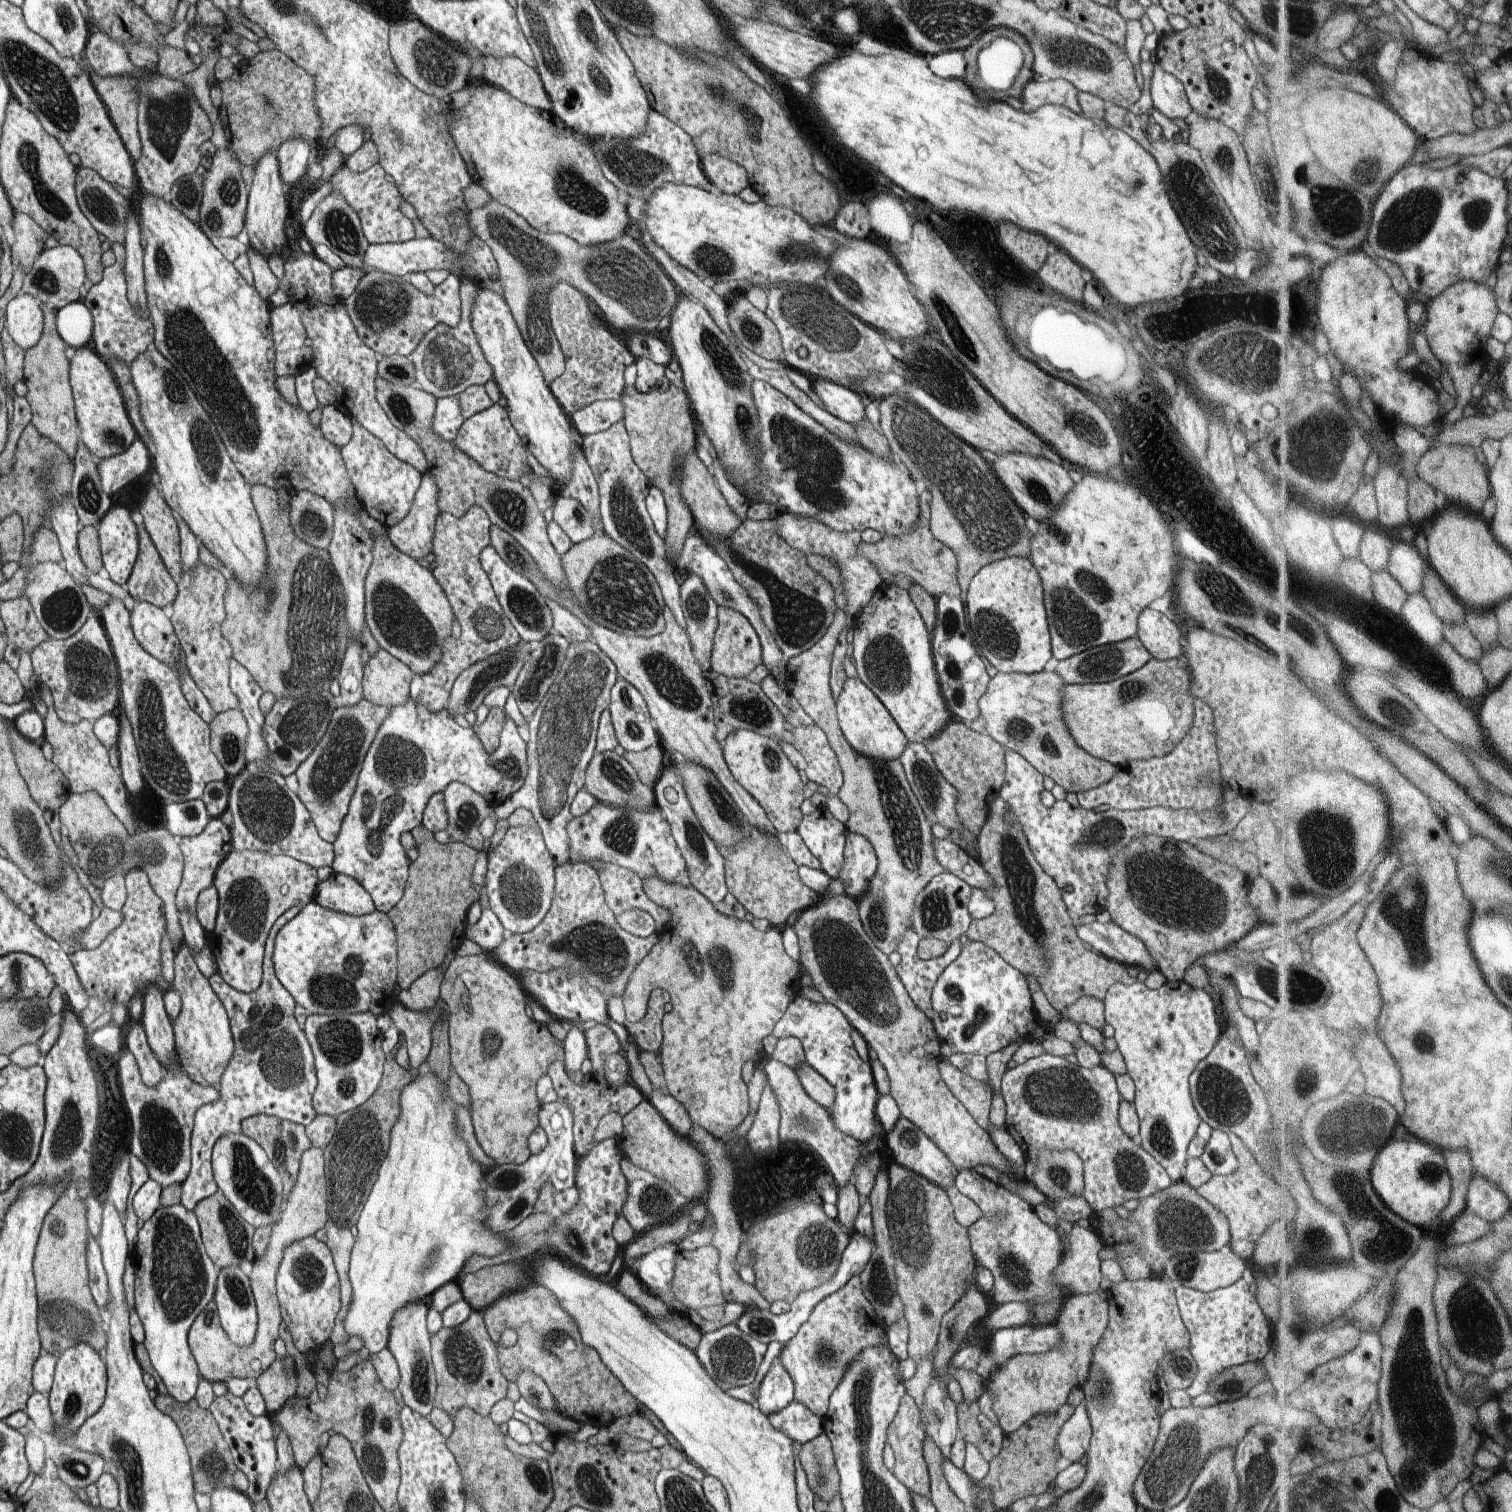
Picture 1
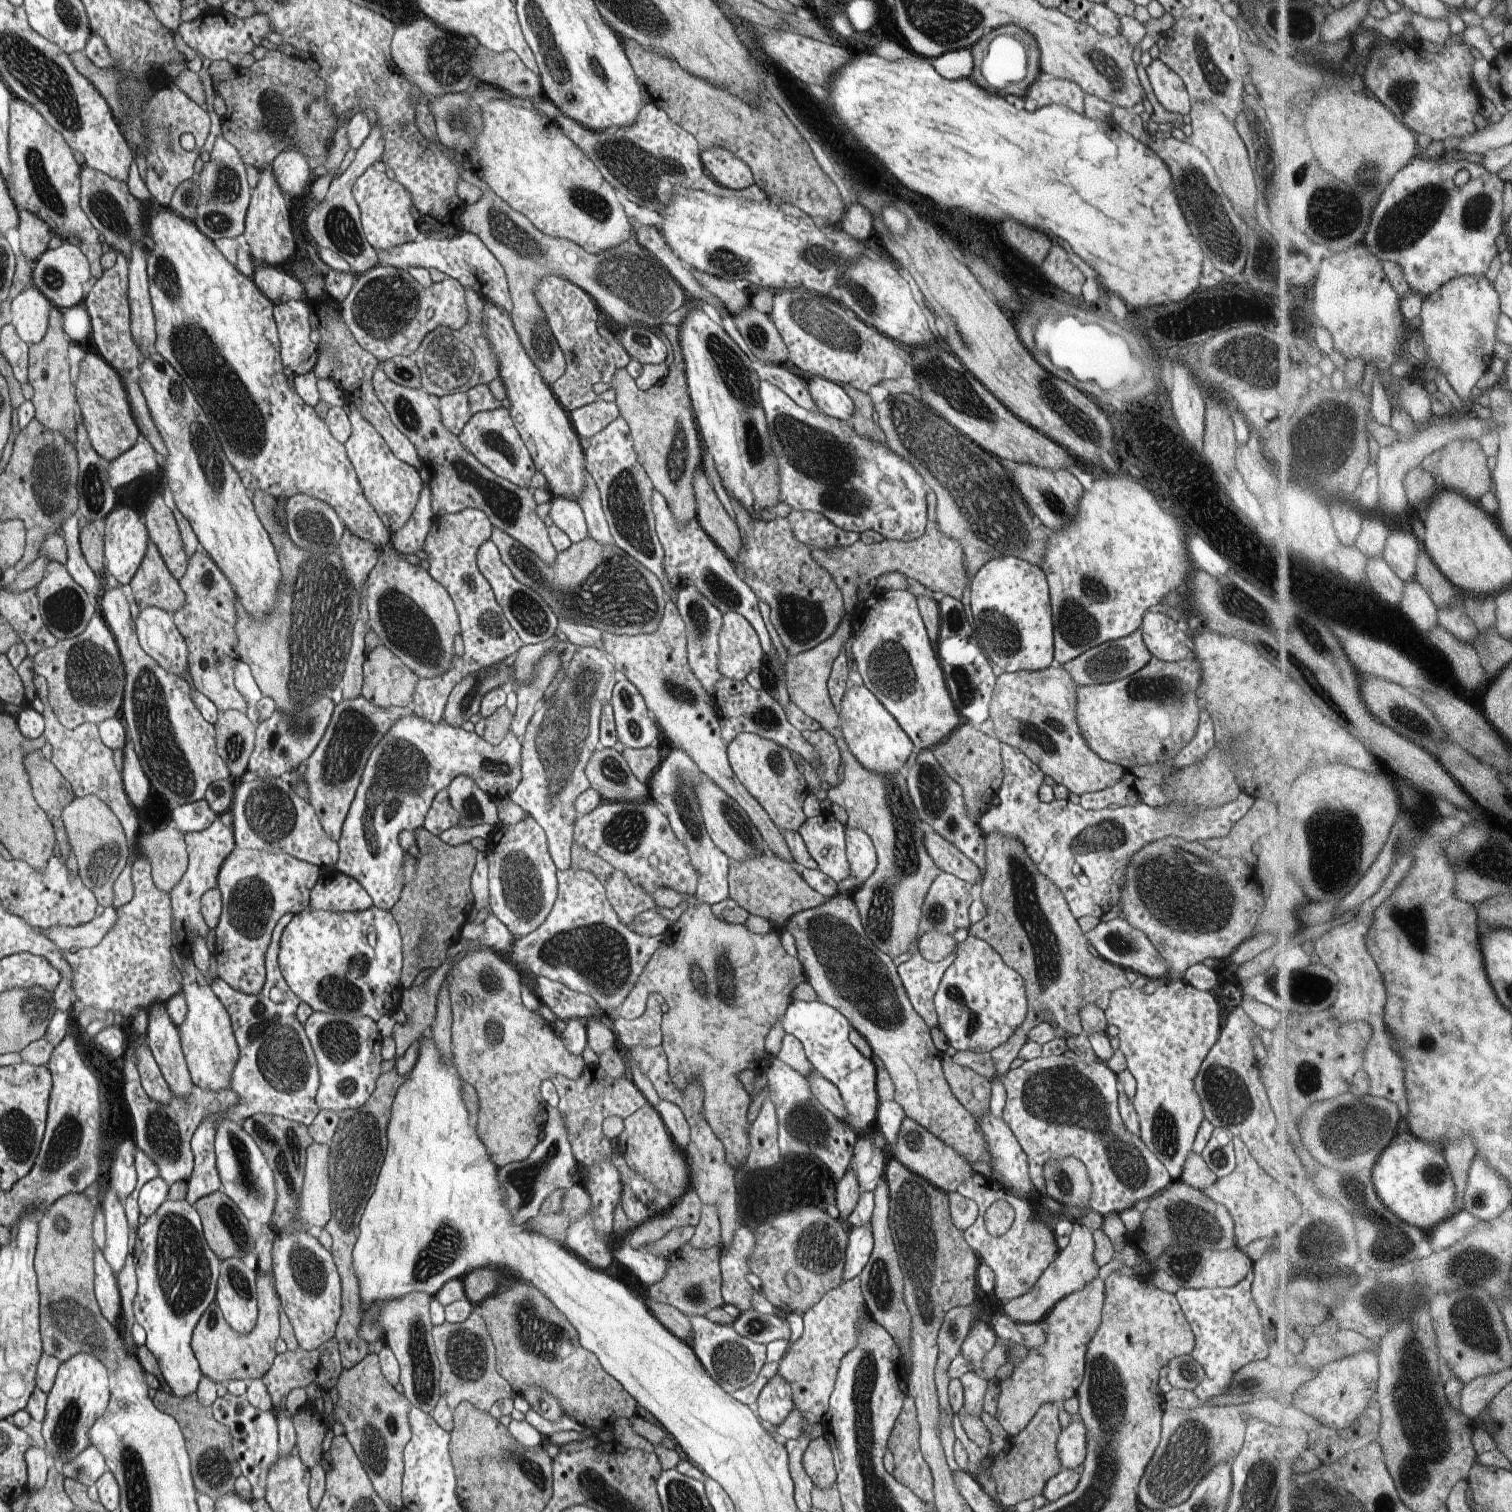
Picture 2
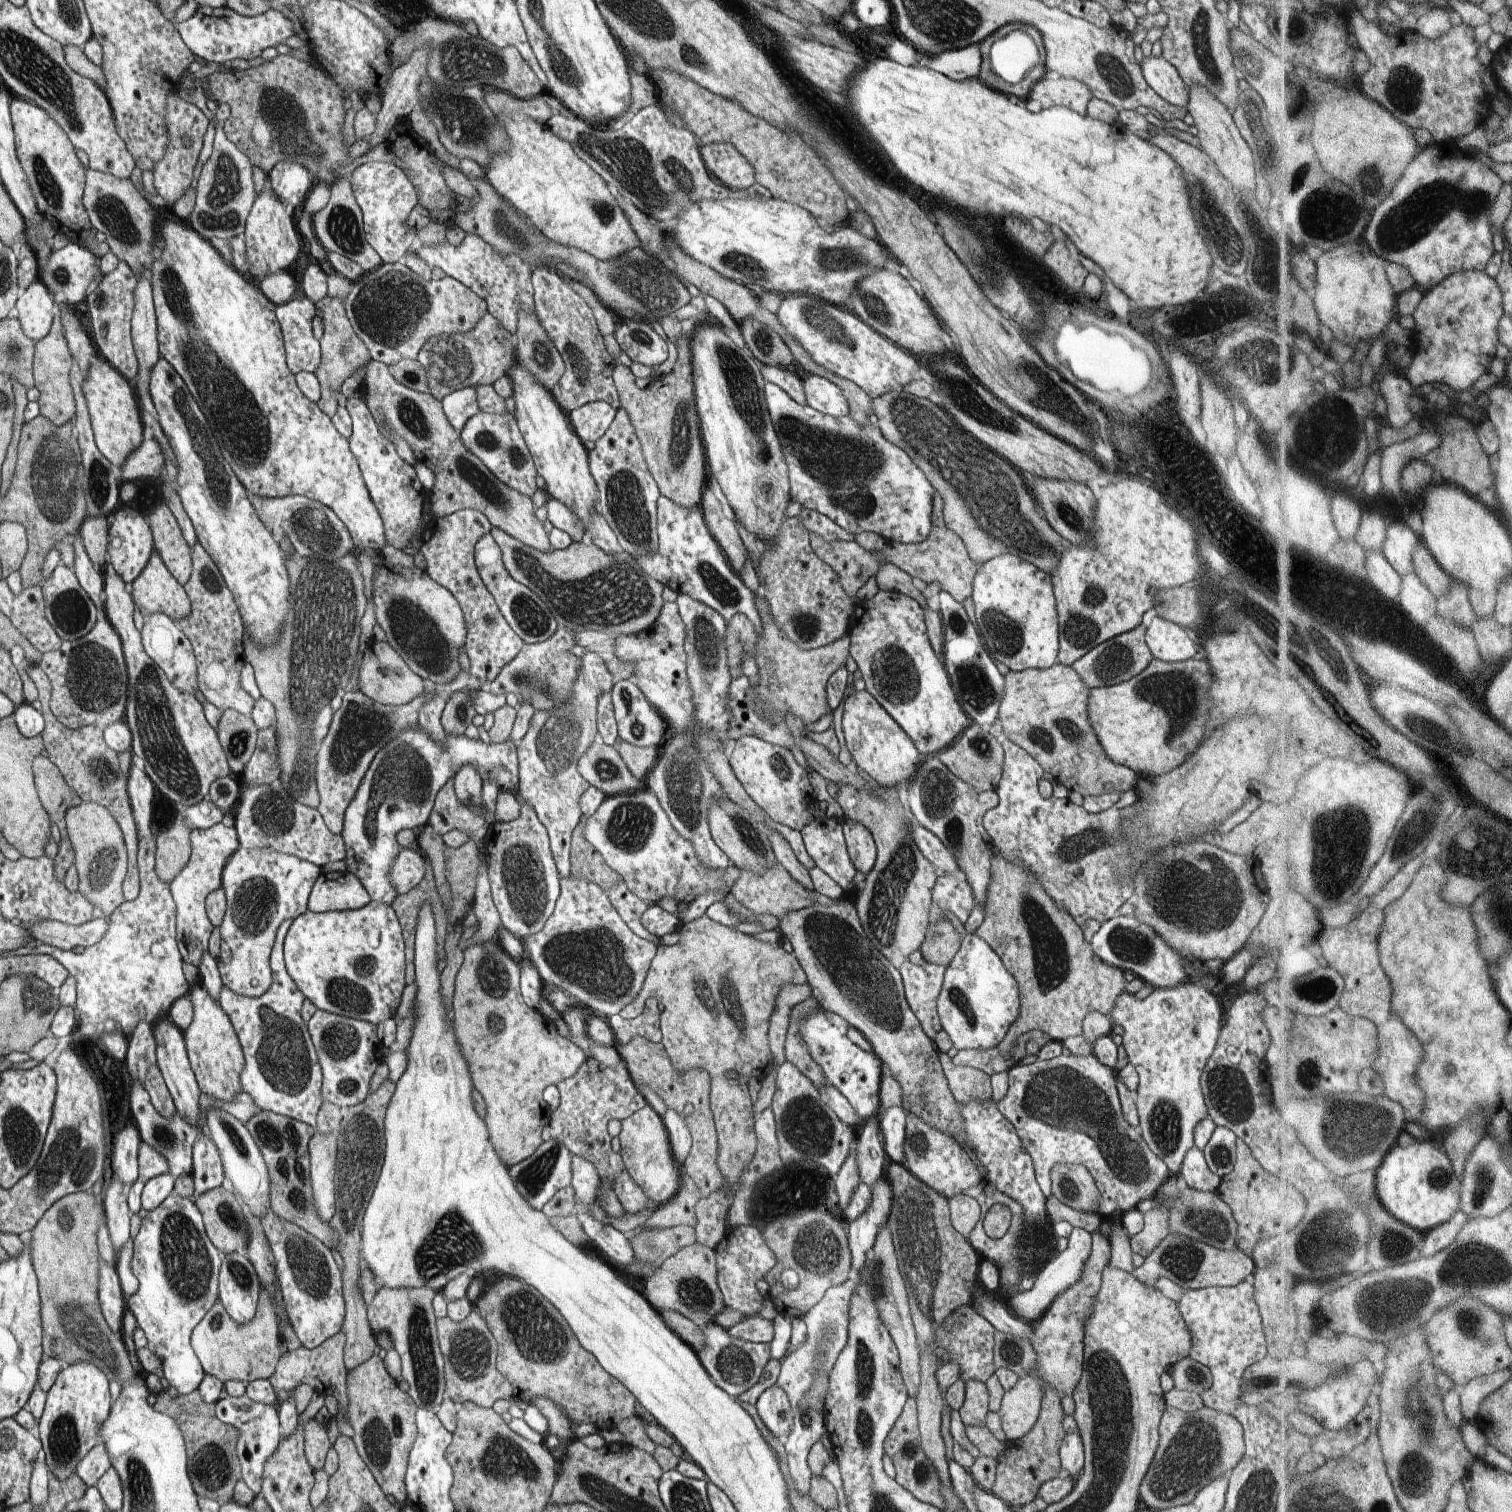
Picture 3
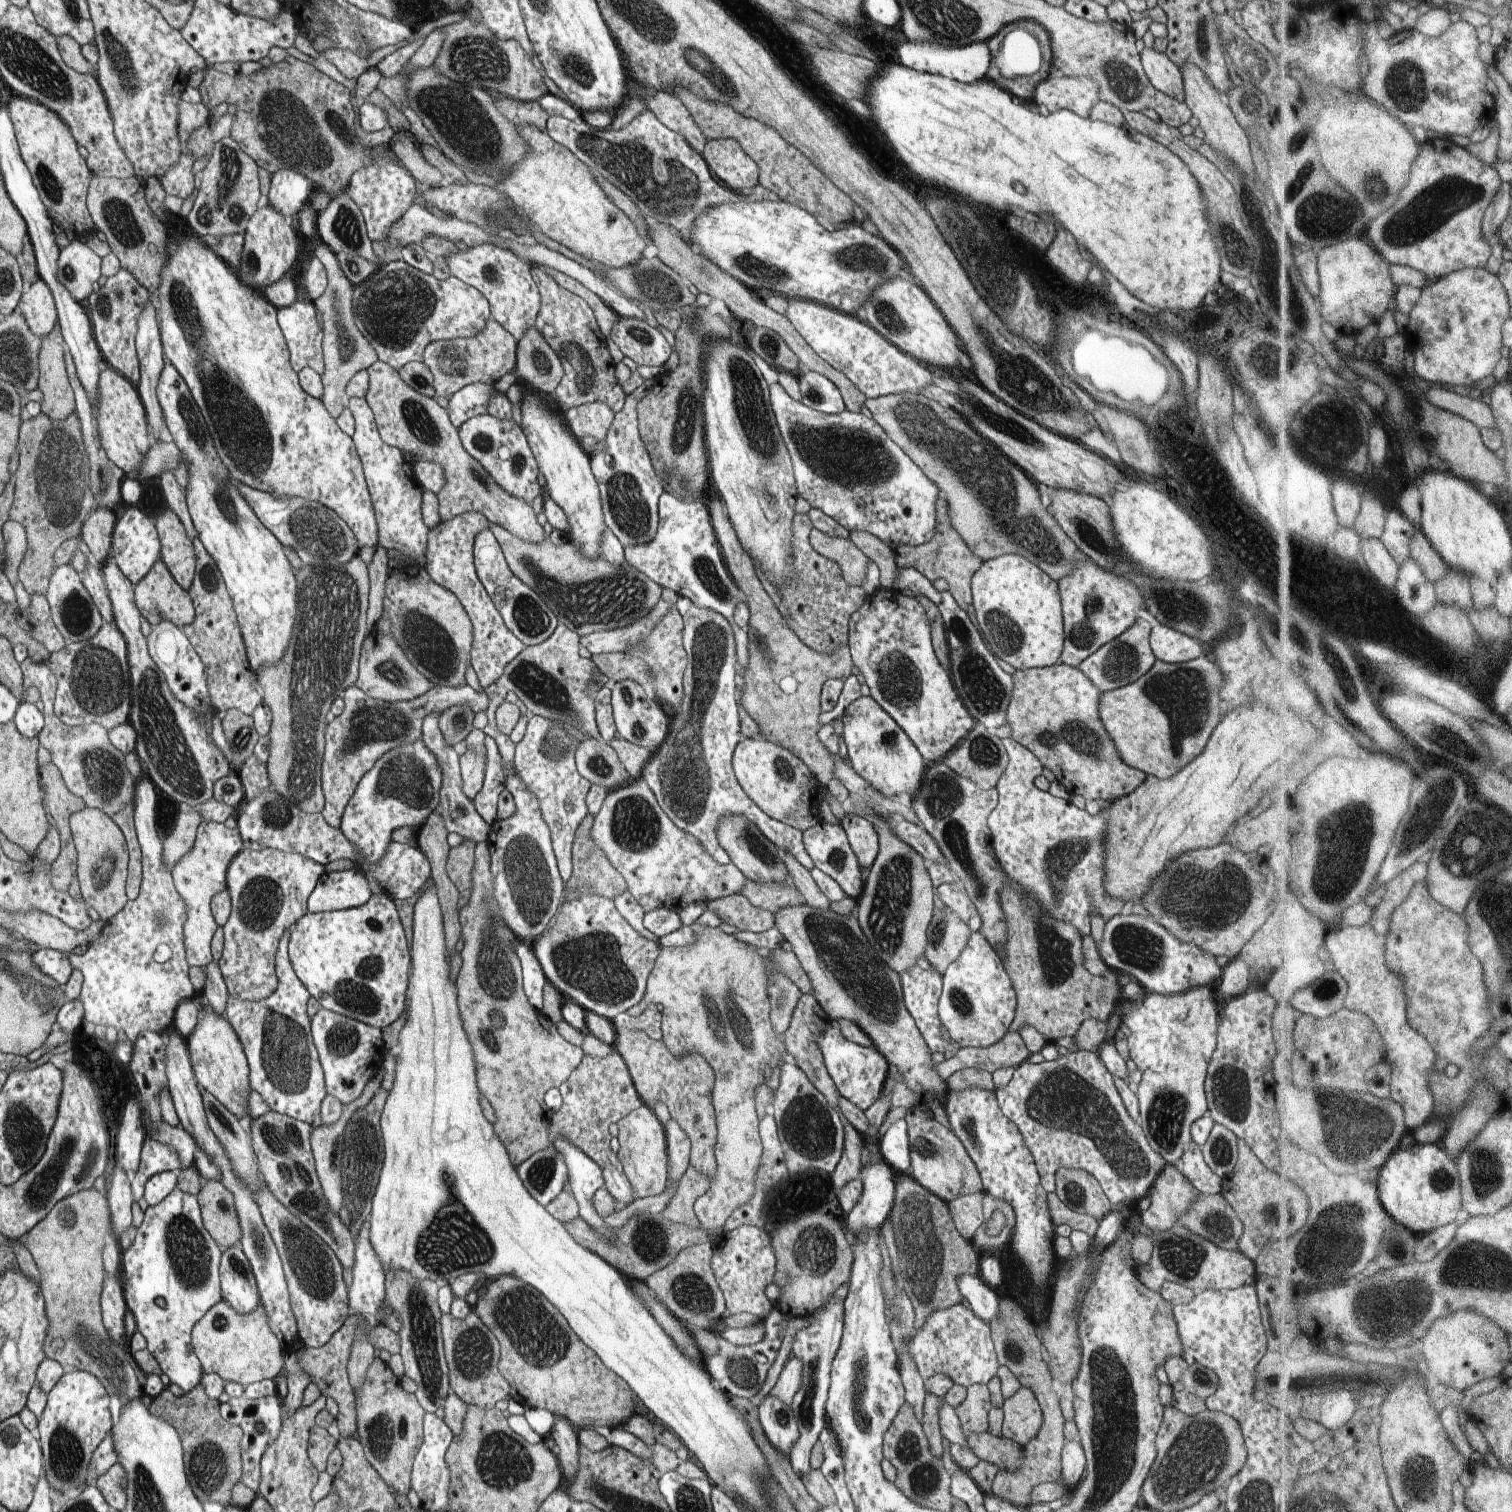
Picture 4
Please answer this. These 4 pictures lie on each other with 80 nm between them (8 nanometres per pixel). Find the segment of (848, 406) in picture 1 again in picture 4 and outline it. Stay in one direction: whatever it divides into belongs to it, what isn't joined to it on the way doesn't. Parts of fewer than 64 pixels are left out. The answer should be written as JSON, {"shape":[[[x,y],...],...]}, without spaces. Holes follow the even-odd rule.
{"shape":[[[805,370],[799,377],[802,404],[819,413],[835,415],[846,409],[838,387],[822,373]]]}

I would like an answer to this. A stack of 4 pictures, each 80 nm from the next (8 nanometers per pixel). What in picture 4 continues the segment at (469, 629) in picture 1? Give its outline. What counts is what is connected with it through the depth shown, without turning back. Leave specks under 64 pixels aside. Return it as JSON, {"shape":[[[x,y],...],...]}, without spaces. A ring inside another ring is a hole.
{"shape":[[[468,511],[459,514],[450,520],[440,522],[430,530],[425,552],[427,558],[425,569],[432,580],[454,593],[472,621],[471,666],[484,689],[493,685],[502,676],[506,665],[525,647],[525,644],[506,628],[502,616],[475,571],[473,557],[475,536],[488,526],[489,520],[480,513]],[[432,713],[423,720],[423,743],[431,750],[432,754],[436,756],[440,766],[443,770],[443,790],[440,791],[440,806],[439,813],[445,822],[446,830],[460,834],[463,840],[474,841],[476,844],[486,842],[490,825],[478,814],[474,801],[469,799],[462,790],[463,780],[460,778],[461,768],[459,765],[459,749],[450,746],[444,738],[443,732],[439,727],[440,713]]]}

